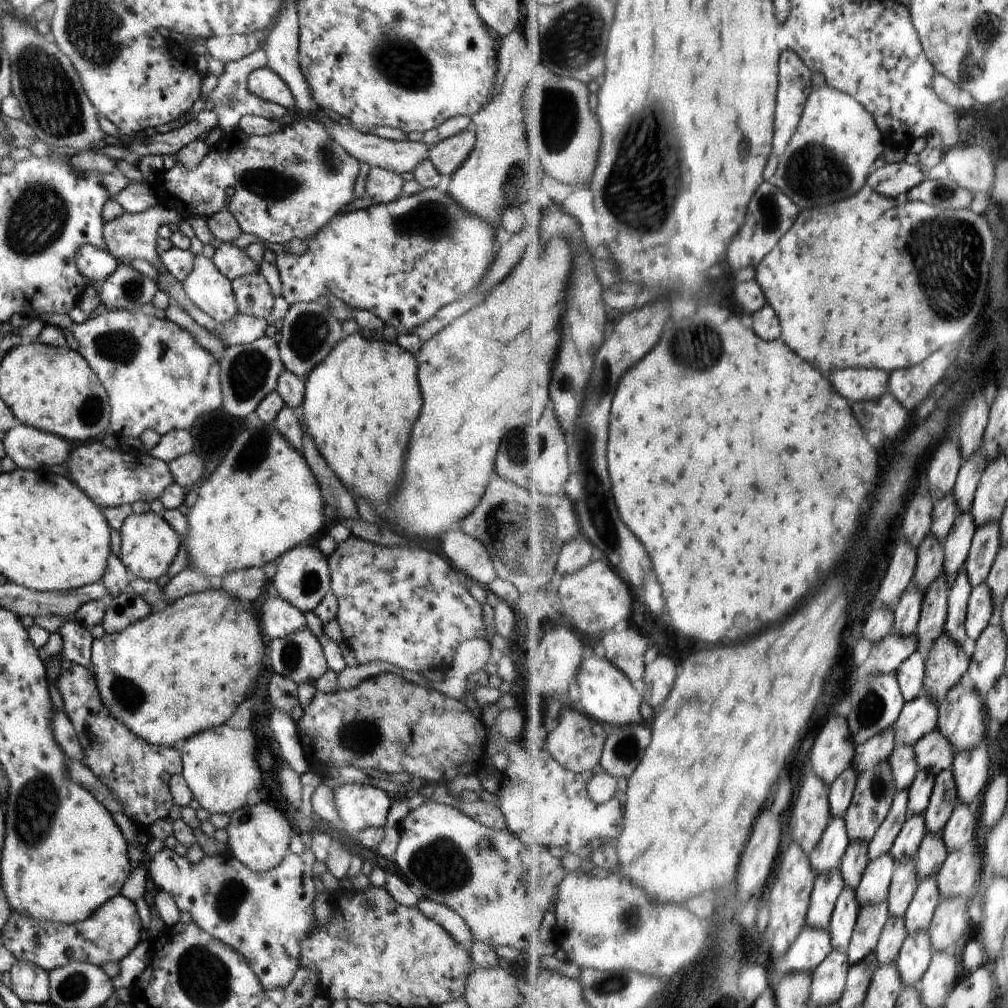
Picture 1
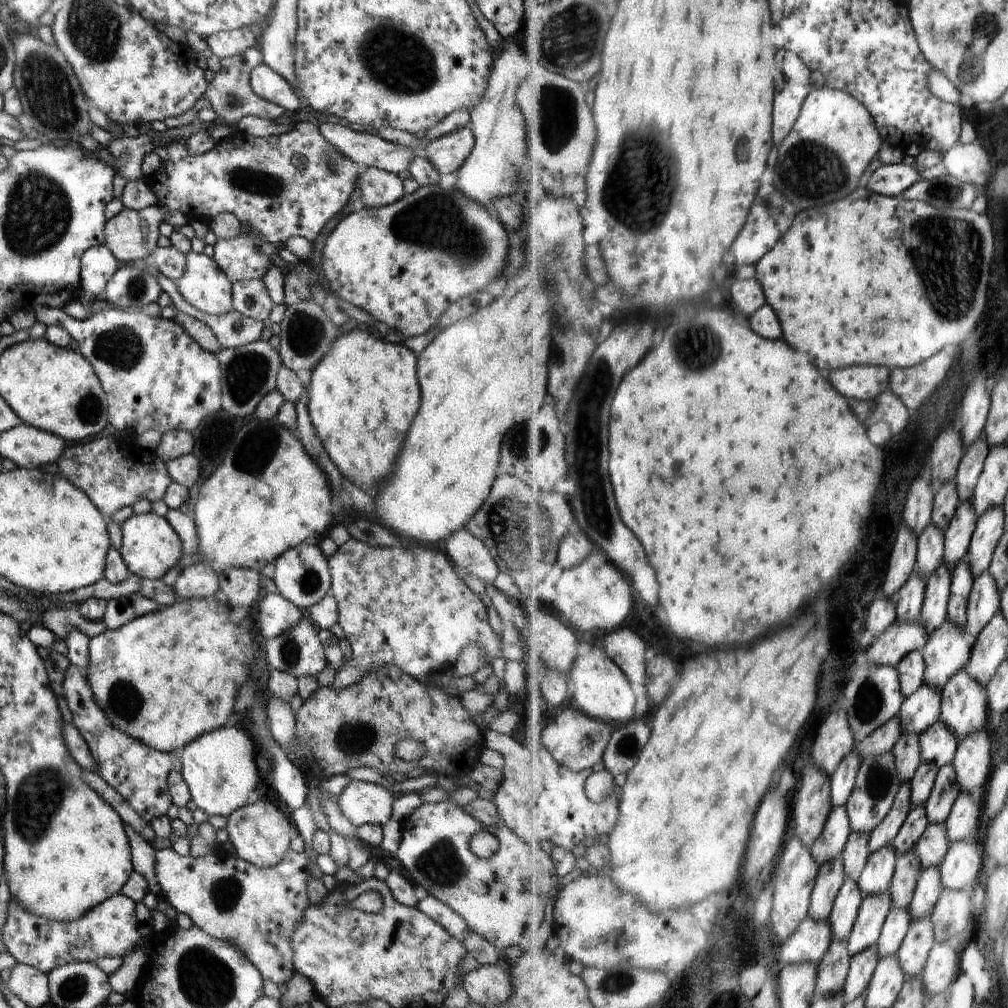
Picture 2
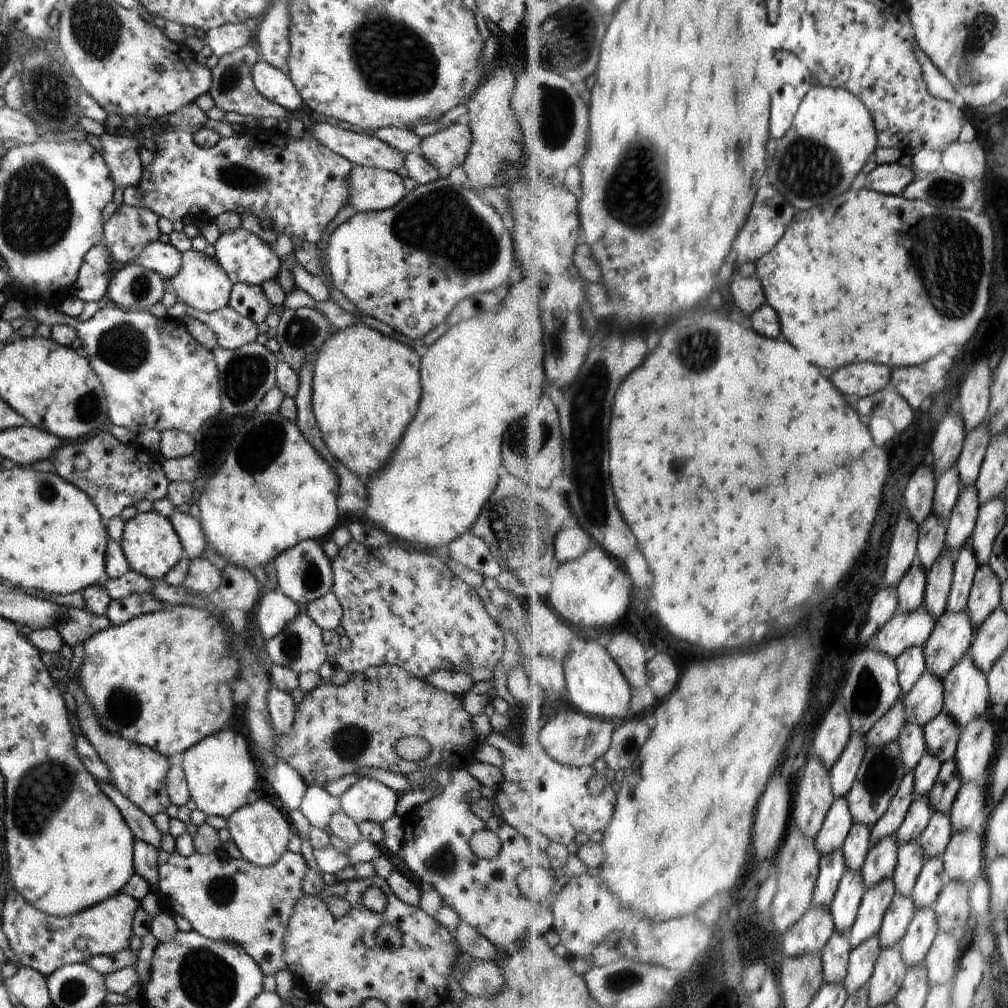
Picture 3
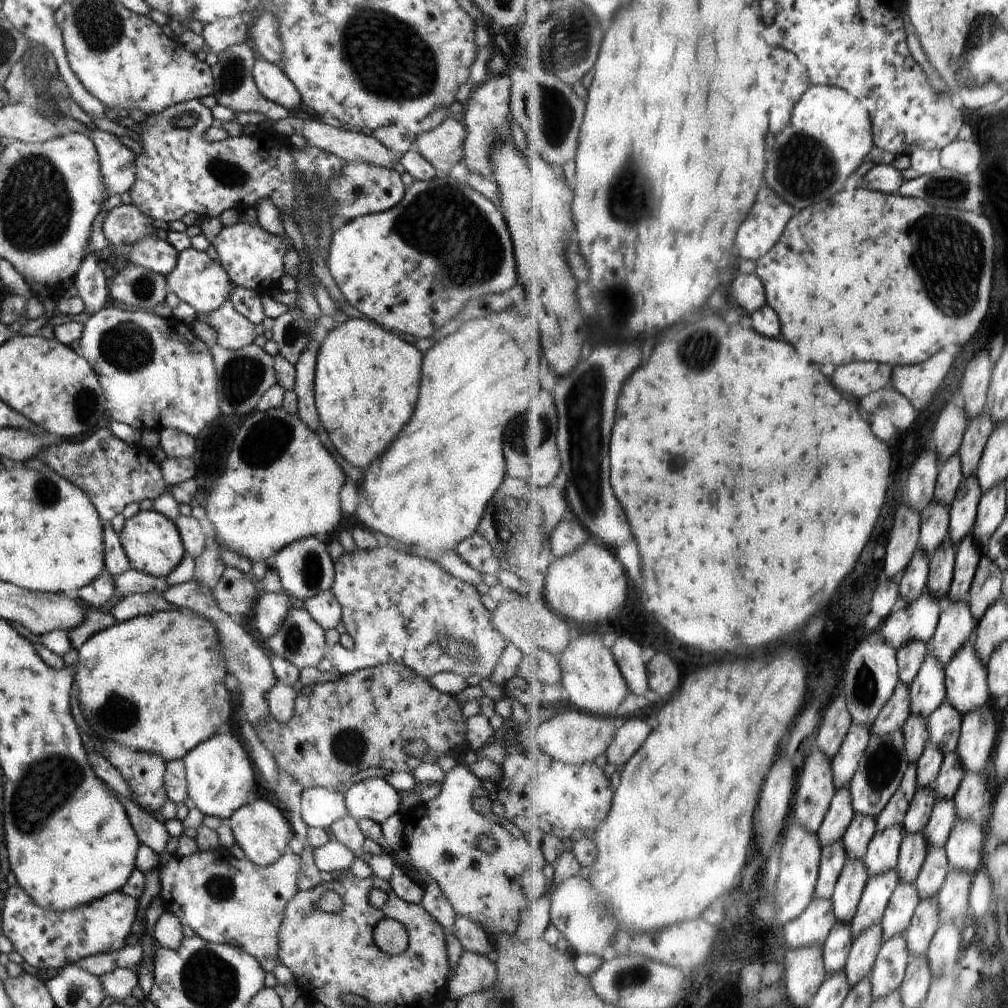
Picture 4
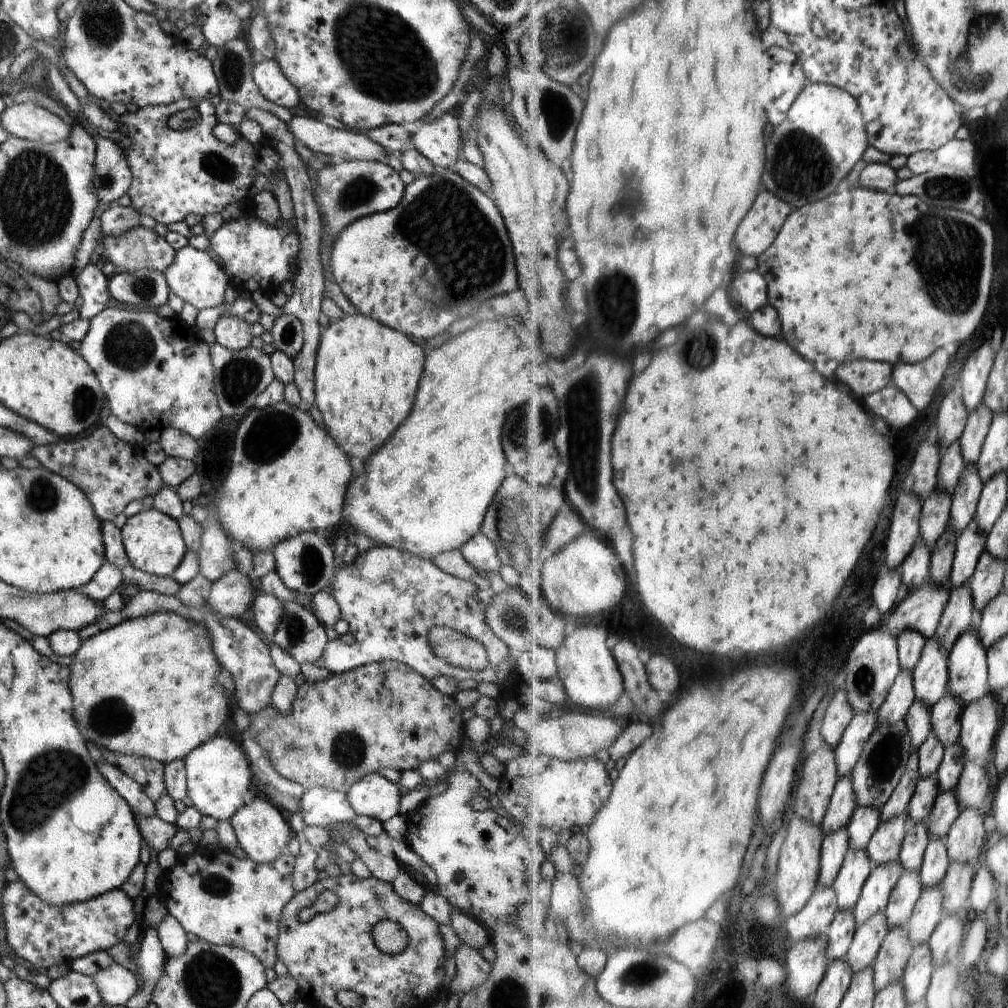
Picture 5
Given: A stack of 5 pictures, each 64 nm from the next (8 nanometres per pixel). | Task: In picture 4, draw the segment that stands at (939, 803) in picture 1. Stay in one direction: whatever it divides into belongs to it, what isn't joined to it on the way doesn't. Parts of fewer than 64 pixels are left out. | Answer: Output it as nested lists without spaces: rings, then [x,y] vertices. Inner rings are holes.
[[[959,750],[948,753],[934,786],[939,802],[954,801],[966,775],[967,770]]]

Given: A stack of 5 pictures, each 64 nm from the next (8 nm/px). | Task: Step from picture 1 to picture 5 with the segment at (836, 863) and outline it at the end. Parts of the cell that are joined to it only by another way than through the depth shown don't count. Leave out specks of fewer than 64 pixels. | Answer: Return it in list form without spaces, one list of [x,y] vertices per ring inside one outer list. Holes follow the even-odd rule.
[[[853,775],[845,777],[837,784],[829,814],[822,824],[826,836],[846,829],[854,818],[857,806],[857,794],[853,783]]]

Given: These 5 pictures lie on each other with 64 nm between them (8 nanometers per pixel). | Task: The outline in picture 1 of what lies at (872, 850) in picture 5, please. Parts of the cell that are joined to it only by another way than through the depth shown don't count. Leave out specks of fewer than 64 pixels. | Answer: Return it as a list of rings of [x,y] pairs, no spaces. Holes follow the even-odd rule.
[[[891,852],[871,861],[862,884],[857,890],[857,897],[862,908],[888,902],[897,861]]]

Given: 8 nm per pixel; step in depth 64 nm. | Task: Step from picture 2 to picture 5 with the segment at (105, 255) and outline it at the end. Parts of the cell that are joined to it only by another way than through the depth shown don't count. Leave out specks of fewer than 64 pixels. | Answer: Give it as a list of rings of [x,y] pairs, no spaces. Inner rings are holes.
[[[88,263],[74,280],[83,300],[79,316],[90,320],[105,309],[110,298],[108,270],[104,265]]]

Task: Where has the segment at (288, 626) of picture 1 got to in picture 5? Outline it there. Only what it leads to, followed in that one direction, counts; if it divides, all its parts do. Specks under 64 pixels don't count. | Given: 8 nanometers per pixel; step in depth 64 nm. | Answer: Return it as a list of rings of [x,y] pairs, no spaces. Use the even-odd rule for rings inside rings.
[[[268,593],[258,594],[256,598],[253,598],[251,609],[254,614],[254,622],[262,630],[263,637],[271,639],[278,630],[282,618],[282,601]]]

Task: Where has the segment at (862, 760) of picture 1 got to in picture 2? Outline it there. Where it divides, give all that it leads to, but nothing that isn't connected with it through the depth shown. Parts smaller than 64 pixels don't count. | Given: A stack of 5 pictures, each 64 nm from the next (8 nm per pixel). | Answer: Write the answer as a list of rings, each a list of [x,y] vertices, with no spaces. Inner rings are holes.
[[[901,716],[892,719],[888,724],[881,726],[874,734],[865,741],[857,743],[857,750],[864,760],[868,757],[880,756],[889,752],[894,752],[898,741],[903,735]]]

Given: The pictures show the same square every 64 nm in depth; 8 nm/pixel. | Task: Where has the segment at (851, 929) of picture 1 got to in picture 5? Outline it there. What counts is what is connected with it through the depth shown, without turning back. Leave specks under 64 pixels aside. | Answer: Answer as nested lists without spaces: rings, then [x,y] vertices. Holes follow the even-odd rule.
[[[850,849],[835,884],[842,910],[855,912],[874,869],[867,850]]]

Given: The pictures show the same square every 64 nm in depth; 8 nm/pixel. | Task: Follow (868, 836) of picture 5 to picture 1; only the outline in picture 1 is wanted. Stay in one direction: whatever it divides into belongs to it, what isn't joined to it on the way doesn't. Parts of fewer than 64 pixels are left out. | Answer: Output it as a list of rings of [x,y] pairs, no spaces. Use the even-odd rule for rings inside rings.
[[[851,843],[840,868],[845,886],[857,891],[871,861],[868,843]]]

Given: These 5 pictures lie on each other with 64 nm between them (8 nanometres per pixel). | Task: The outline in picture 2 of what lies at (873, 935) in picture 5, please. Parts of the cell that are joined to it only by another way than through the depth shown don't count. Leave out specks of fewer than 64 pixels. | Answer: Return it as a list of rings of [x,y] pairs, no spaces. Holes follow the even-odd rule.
[[[876,945],[852,959],[849,978],[844,990],[847,1005],[854,1002],[857,998],[860,998],[860,995],[863,995],[869,990],[880,958],[882,958],[882,956],[879,951],[879,945]]]

